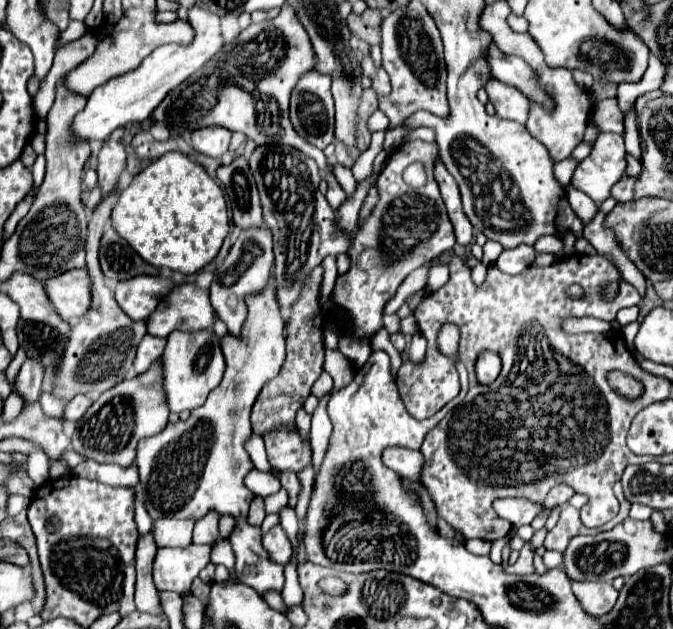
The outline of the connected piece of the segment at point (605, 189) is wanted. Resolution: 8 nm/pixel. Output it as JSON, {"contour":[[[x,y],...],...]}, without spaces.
{"contour":[[[601,133],[589,157],[577,165],[571,185],[587,193],[595,203],[603,203],[609,197],[611,187],[625,175],[625,165],[623,137]]]}

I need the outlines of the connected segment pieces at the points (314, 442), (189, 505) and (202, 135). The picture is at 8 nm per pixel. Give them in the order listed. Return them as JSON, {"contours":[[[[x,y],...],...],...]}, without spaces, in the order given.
{"contours":[[[[325,395],[321,401],[319,401],[319,407],[317,411],[313,413],[313,419],[311,419],[311,451],[313,451],[313,465],[315,465],[315,471],[319,471],[319,465],[323,461],[323,455],[327,451],[327,443],[329,443],[329,437],[331,437],[331,421],[327,417],[327,399],[331,395]]],[[[271,275],[271,281],[263,287],[263,291],[253,293],[247,297],[247,319],[243,323],[243,329],[239,335],[223,335],[221,337],[221,349],[227,361],[225,377],[219,387],[215,387],[207,401],[199,407],[193,409],[187,421],[175,421],[169,423],[161,433],[147,437],[139,441],[137,445],[137,467],[139,467],[139,479],[141,479],[141,489],[145,495],[145,507],[151,517],[185,517],[185,519],[197,519],[201,515],[207,515],[209,511],[217,511],[219,515],[231,515],[235,519],[235,529],[227,537],[233,553],[235,553],[235,573],[239,581],[245,585],[251,585],[255,591],[263,593],[267,589],[283,589],[285,577],[283,577],[283,565],[271,561],[267,557],[267,551],[261,545],[261,527],[253,527],[247,523],[247,513],[249,513],[249,503],[255,497],[243,483],[245,475],[255,467],[247,449],[245,441],[251,437],[251,407],[259,395],[259,389],[279,373],[283,361],[285,361],[285,319],[279,309],[279,303],[275,303],[275,277]]],[[[203,127],[193,131],[193,149],[209,157],[221,157],[227,153],[231,131],[223,127]]]]}

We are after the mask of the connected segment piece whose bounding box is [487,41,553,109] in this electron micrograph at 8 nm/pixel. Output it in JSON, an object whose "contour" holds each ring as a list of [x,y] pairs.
{"contour":[[[491,41],[489,49],[487,49],[487,63],[489,63],[489,69],[491,69],[491,75],[493,77],[497,77],[499,81],[503,81],[507,85],[517,87],[529,99],[533,99],[537,103],[543,103],[547,109],[553,107],[551,99],[539,87],[535,73],[529,69],[529,65],[525,65],[523,59],[501,53],[497,49],[497,45]]]}

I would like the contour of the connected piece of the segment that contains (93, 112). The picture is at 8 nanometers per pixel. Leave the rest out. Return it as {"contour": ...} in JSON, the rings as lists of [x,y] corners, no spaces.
{"contour":[[[193,5],[189,9],[189,23],[195,29],[195,39],[191,45],[163,45],[155,49],[155,53],[151,53],[135,71],[107,81],[89,95],[85,109],[73,119],[73,133],[77,139],[105,141],[117,127],[145,121],[147,117],[151,117],[151,113],[157,109],[157,105],[165,99],[165,95],[171,89],[175,89],[189,75],[201,69],[223,47],[217,17],[211,11],[207,11],[201,5]]]}

